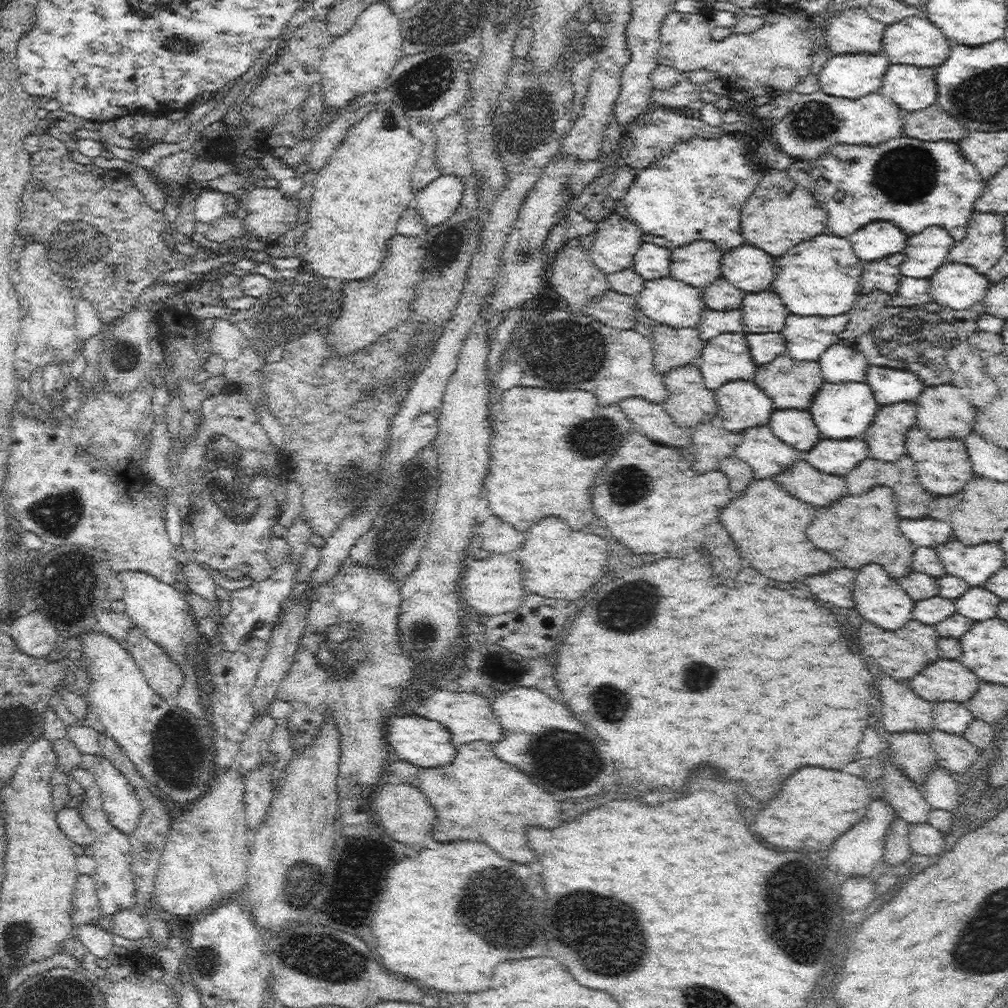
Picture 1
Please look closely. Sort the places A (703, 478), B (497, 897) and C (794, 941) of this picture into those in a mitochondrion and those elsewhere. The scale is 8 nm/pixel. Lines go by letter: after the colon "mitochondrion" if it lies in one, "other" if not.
A: other
B: mitochondrion
C: mitochondrion

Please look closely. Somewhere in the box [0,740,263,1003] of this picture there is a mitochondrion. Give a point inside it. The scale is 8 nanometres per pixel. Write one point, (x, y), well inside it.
(205, 961)

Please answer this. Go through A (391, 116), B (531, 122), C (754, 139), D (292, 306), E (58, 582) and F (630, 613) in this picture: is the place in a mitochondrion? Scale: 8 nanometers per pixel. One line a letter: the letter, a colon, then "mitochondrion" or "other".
A: mitochondrion
B: mitochondrion
C: other
D: mitochondrion
E: mitochondrion
F: mitochondrion

